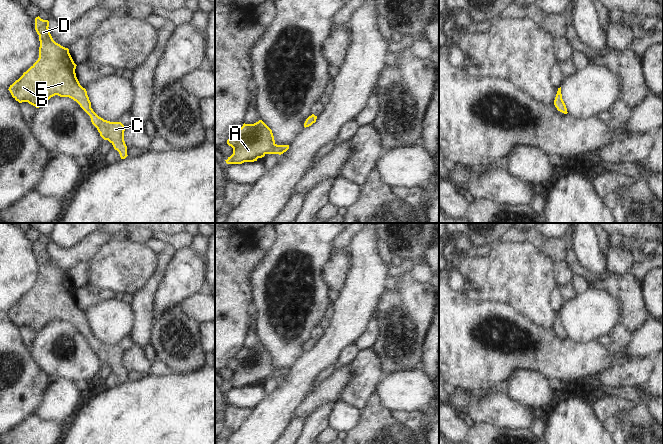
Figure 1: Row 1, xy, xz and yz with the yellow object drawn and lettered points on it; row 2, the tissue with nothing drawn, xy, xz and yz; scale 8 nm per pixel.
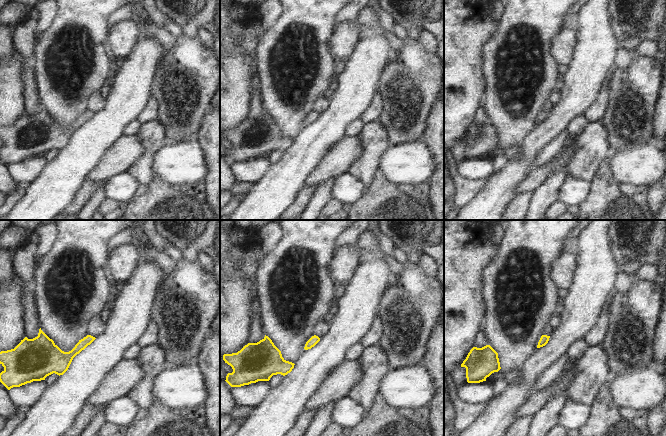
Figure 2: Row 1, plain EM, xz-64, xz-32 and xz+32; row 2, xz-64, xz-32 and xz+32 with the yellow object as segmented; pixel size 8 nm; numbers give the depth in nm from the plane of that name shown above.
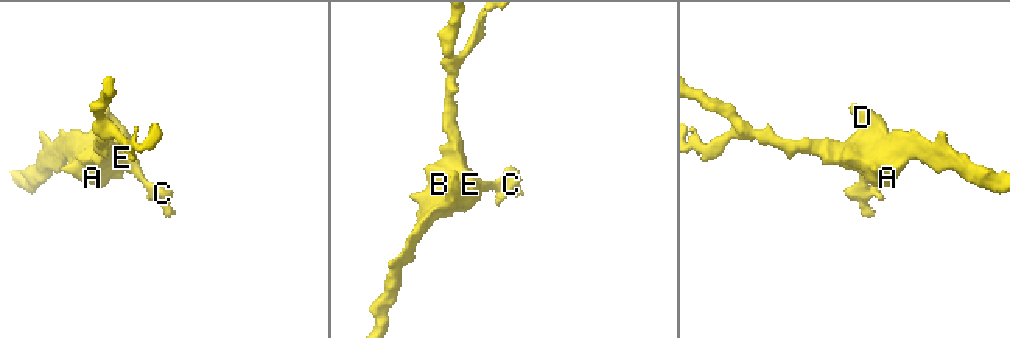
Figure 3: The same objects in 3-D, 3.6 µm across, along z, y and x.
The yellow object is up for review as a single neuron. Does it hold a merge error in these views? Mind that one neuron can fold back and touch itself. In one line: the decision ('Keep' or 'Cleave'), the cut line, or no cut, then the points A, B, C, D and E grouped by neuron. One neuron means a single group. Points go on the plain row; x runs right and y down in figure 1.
Keep. No split. Groups: A B C D E.

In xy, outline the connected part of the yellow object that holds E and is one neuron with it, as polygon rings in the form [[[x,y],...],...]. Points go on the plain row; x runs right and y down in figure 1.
[[[39,240],[35,242],[35,254],[40,265],[39,282],[10,309],[8,314],[12,321],[19,327],[28,326],[36,332],[55,319],[73,323],[90,340],[100,360],[113,369],[121,383],[125,383],[128,380],[124,365],[126,350],[121,346],[104,344],[93,335],[87,315],[76,301],[77,289],[69,273],[53,264],[48,251],[48,244],[43,244]]]

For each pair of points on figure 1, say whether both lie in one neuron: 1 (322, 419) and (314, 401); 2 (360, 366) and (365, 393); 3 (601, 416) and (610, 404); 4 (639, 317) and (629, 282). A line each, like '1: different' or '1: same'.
1: different
2: same
3: same
4: same

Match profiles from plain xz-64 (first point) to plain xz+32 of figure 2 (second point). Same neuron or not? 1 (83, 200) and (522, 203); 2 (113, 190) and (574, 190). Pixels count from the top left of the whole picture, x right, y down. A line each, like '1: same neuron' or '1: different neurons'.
1: same neuron
2: same neuron

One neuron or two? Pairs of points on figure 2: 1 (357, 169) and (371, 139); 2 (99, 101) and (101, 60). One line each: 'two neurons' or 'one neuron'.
1: one neuron
2: two neurons

